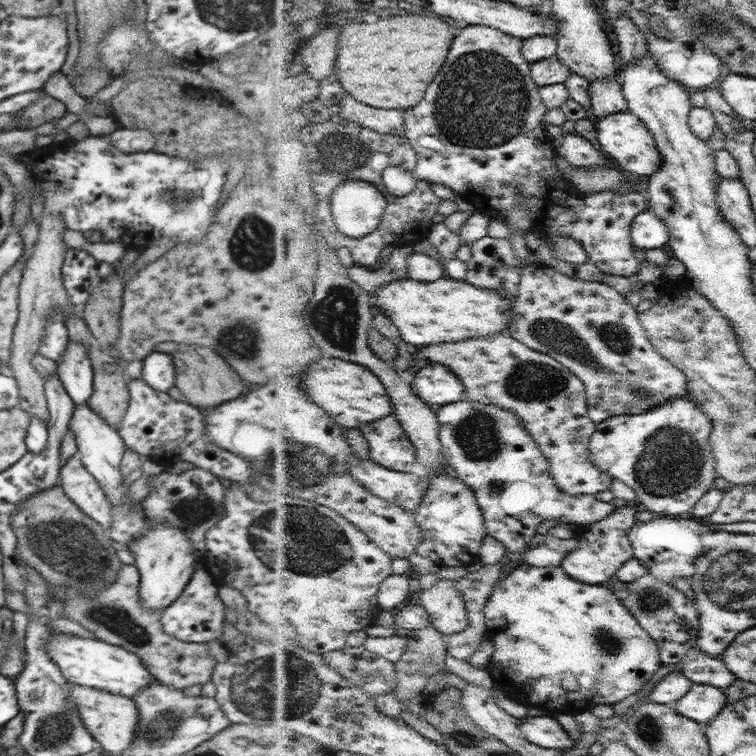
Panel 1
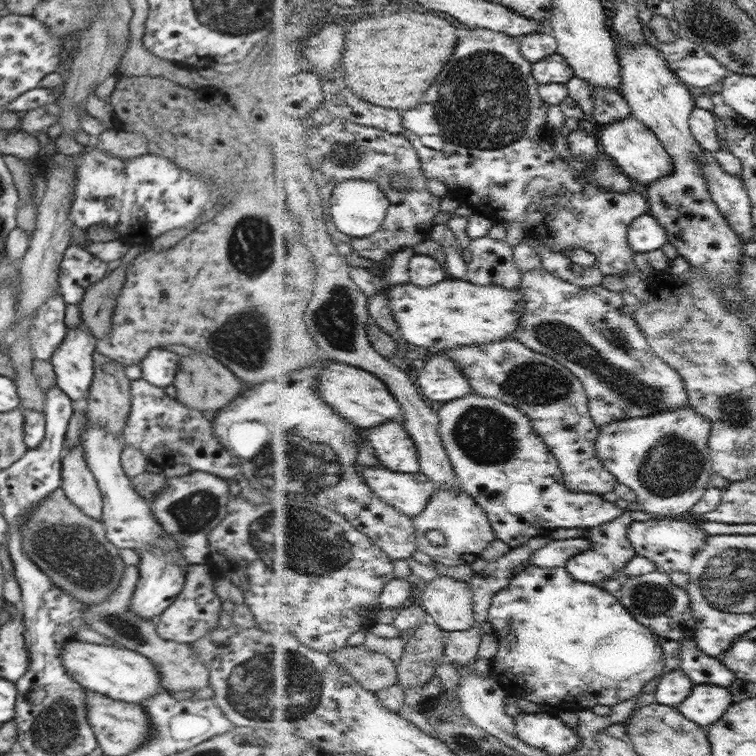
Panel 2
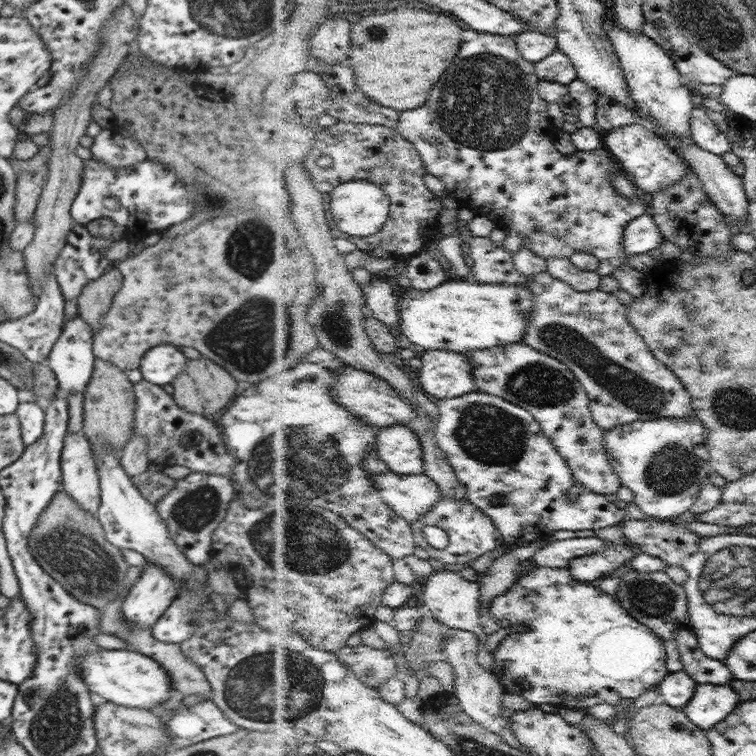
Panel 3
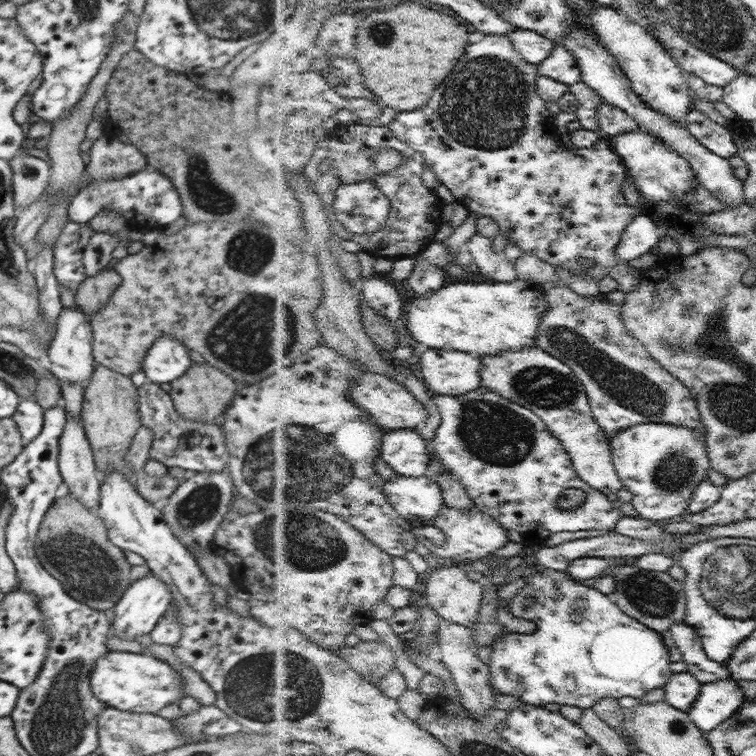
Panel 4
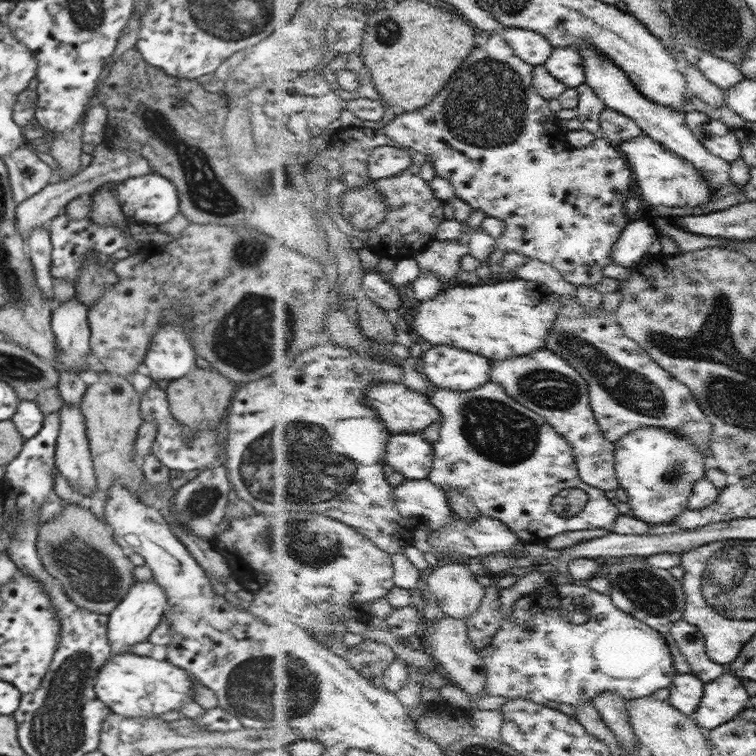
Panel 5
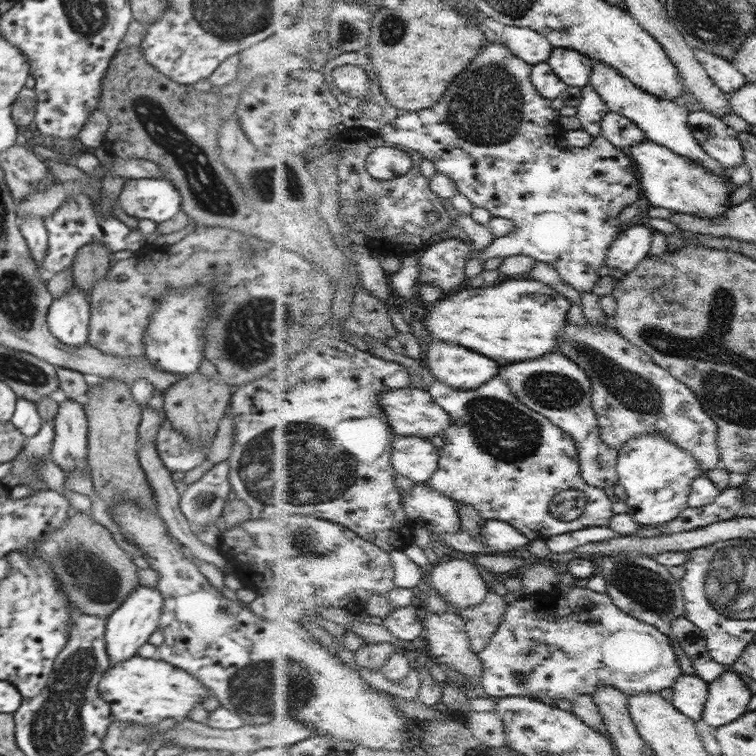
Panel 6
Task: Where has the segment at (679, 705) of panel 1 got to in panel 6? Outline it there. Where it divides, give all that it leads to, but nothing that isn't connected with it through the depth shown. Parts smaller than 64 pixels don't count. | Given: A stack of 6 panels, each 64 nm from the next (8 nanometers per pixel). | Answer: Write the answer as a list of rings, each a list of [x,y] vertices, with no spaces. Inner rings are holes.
[[[726,671],[710,684],[710,701],[703,719],[715,727],[730,724],[749,711],[752,696],[740,675]]]

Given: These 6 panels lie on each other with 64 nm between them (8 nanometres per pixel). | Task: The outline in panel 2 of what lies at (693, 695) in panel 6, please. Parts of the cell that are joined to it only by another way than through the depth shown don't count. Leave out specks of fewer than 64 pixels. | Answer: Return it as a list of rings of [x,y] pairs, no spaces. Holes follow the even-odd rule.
[[[681,668],[670,670],[660,680],[659,689],[655,694],[656,702],[678,707],[692,696],[695,686],[694,680],[686,674],[686,671]]]

